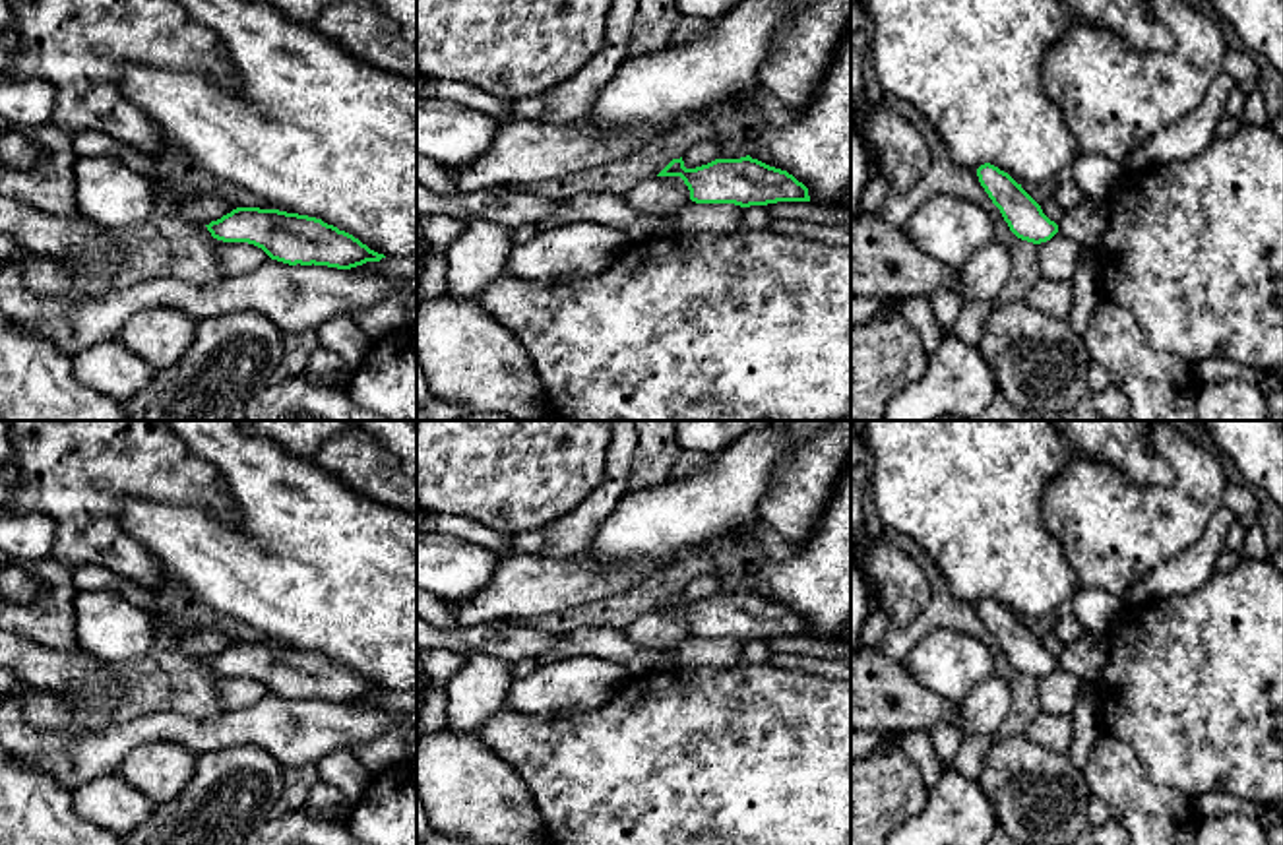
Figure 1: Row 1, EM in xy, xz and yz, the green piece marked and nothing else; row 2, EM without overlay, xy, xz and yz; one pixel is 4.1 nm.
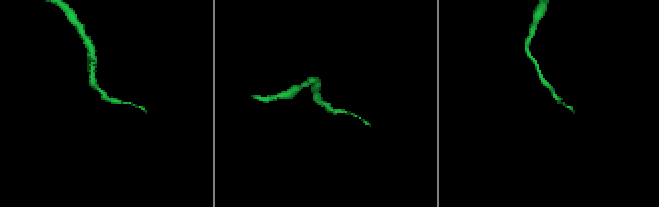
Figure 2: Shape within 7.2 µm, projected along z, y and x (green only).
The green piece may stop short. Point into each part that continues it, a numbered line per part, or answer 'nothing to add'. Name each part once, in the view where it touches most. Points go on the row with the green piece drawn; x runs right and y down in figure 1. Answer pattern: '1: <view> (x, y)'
nothing to add

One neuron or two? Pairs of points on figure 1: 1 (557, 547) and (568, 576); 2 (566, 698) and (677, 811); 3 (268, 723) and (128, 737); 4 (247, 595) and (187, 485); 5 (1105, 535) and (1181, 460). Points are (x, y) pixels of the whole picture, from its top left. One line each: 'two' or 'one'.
1: two
2: two
3: one
4: two
5: one

